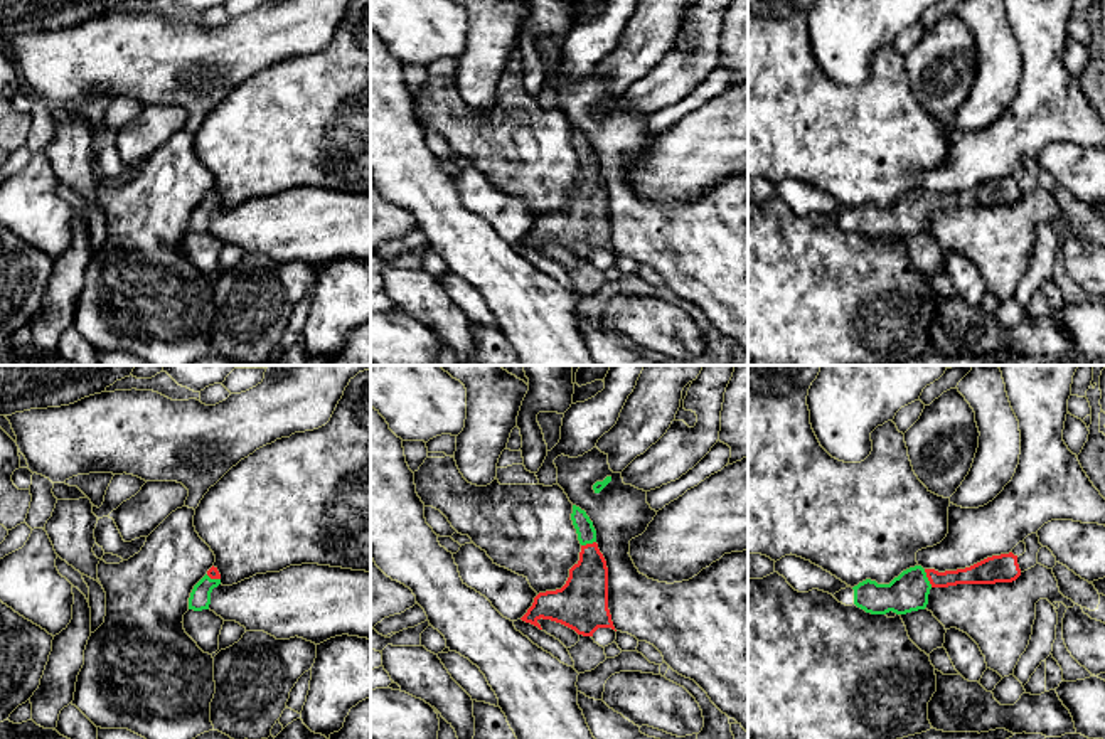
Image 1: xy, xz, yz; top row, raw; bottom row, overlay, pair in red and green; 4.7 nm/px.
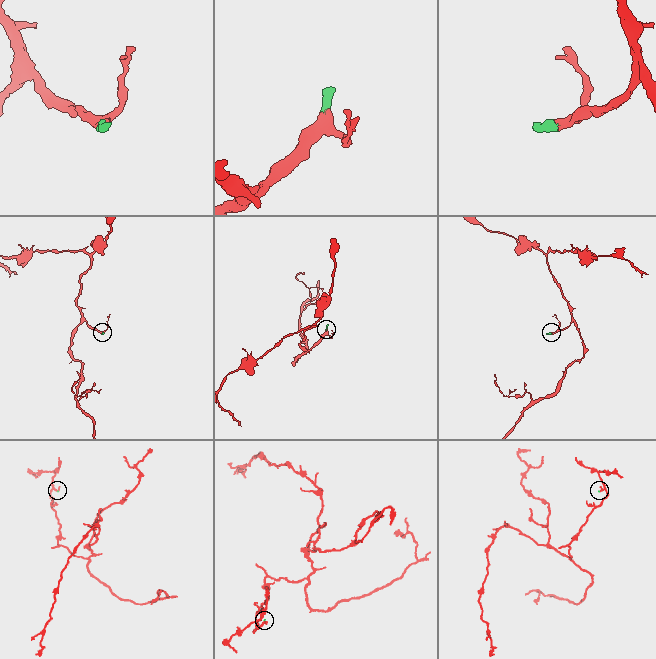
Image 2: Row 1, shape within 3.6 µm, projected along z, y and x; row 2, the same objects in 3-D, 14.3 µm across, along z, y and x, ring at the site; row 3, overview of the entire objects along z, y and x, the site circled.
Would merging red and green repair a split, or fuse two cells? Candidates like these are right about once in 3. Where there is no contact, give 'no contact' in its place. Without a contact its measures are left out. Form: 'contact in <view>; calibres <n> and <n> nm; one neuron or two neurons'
contact in yz; calibres 100 and 180 nm; one neuron

